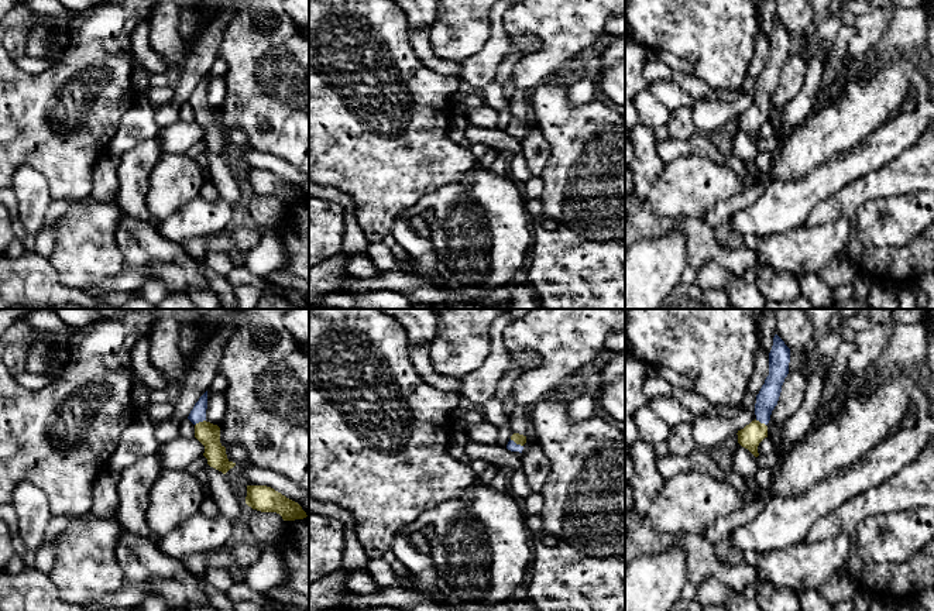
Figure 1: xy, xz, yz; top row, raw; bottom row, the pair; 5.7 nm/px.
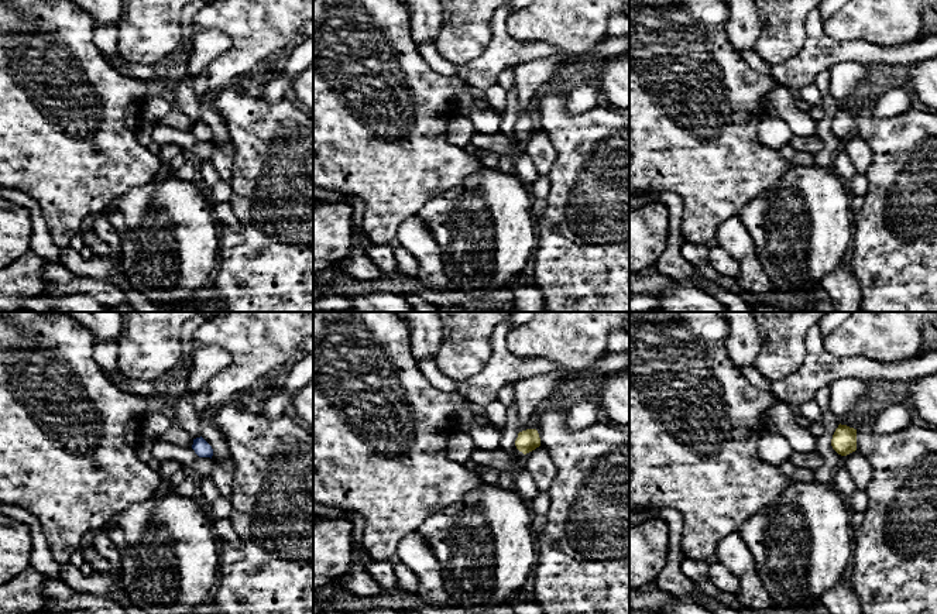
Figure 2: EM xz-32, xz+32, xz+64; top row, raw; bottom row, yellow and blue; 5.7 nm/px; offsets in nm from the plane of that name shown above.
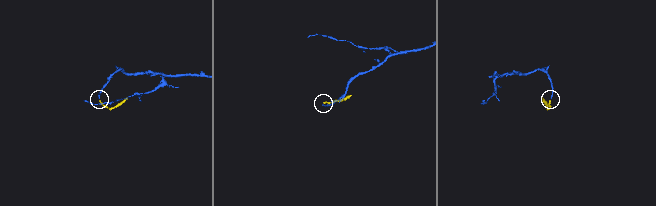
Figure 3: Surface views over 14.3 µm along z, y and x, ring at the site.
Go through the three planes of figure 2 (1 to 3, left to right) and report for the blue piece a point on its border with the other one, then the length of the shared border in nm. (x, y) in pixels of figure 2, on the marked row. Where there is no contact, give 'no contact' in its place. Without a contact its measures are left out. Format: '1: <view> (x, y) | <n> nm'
1: no contact
2: no contact
3: no contact

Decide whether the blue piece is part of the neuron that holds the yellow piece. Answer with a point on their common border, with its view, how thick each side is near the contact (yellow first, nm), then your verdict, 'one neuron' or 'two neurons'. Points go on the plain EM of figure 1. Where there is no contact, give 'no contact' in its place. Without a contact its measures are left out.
contact xz (517, 127); calibres 60 and 60 nm; one neuron

